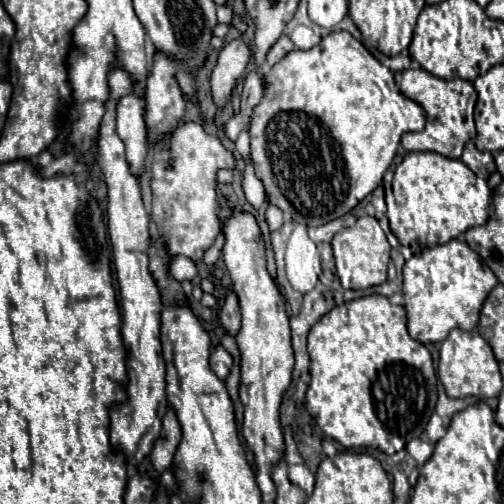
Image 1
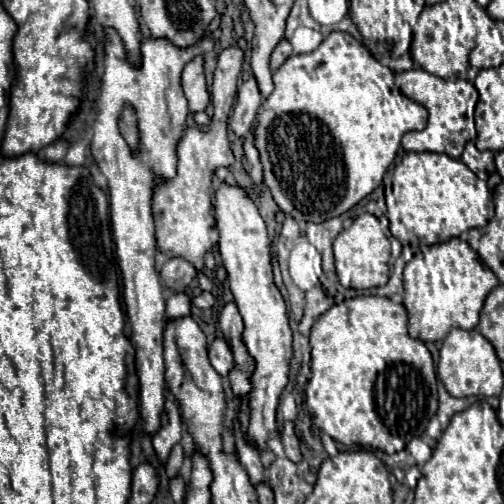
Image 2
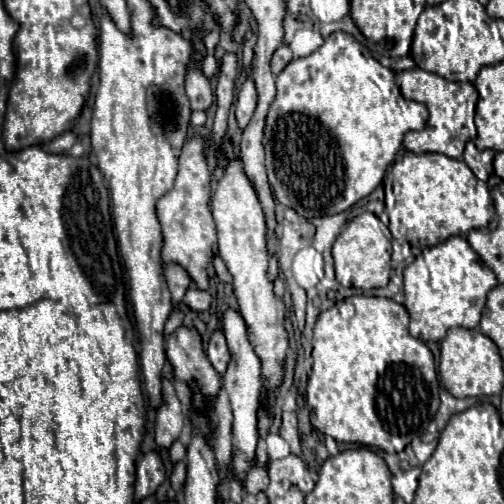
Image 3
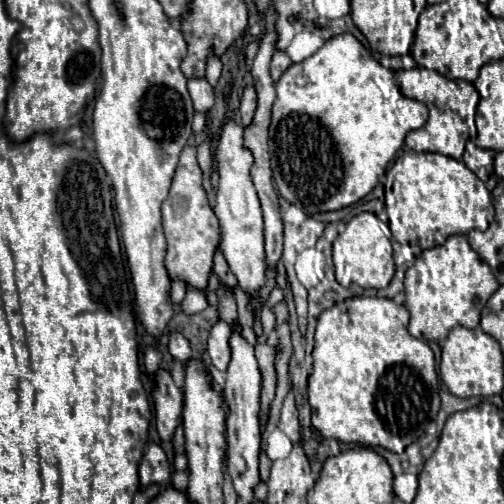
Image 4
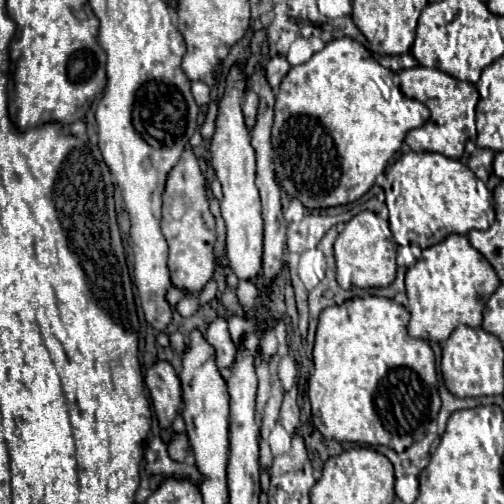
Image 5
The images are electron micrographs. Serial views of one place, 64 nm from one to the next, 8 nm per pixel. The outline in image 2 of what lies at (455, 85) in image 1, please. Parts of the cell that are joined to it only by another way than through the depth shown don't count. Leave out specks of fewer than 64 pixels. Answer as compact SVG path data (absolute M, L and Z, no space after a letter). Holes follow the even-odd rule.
M412 68L406 72L397 73L395 83L404 96L422 104L428 110L428 124L422 132L406 132L402 138L404 150L414 152L440 152L450 158L460 158L466 142L473 141L477 132L474 122L475 107L478 102L478 92L468 80L444 80L428 74L422 68Z

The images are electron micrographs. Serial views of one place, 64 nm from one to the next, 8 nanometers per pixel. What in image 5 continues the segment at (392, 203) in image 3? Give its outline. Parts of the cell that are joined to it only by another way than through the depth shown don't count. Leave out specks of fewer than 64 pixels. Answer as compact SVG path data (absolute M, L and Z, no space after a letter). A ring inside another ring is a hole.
M410 150L388 168L386 178L384 193L389 227L400 246L417 243L423 250L438 244L448 234L468 234L472 229L488 230L495 222L492 193L460 160L446 158L436 152Z

